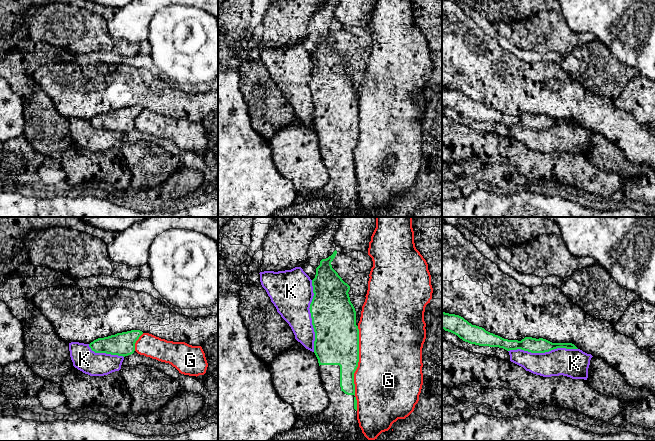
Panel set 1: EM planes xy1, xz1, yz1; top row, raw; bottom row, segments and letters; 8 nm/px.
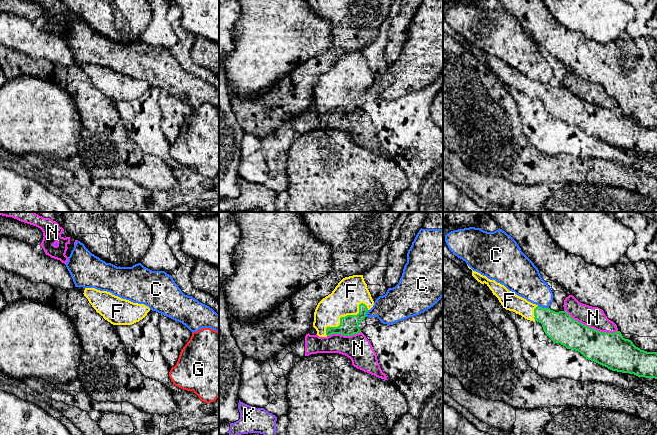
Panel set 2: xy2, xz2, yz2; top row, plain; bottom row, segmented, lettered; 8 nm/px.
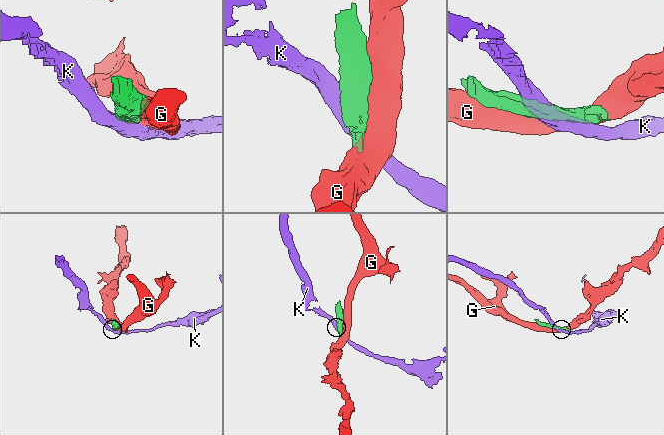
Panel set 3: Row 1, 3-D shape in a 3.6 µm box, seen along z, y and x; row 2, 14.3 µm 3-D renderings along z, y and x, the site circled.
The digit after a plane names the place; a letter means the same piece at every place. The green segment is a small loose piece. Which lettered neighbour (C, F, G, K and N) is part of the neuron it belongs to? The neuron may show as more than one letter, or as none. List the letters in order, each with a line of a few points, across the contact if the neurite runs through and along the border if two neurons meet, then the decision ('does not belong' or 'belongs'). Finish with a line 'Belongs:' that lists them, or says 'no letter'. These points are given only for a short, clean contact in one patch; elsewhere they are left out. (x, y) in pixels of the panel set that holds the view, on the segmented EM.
C: yz2 (538, 305), (548, 308) | does not belong
F: belongs
G: does not belong
K: does not belong
N: does not belong
Belongs: F

